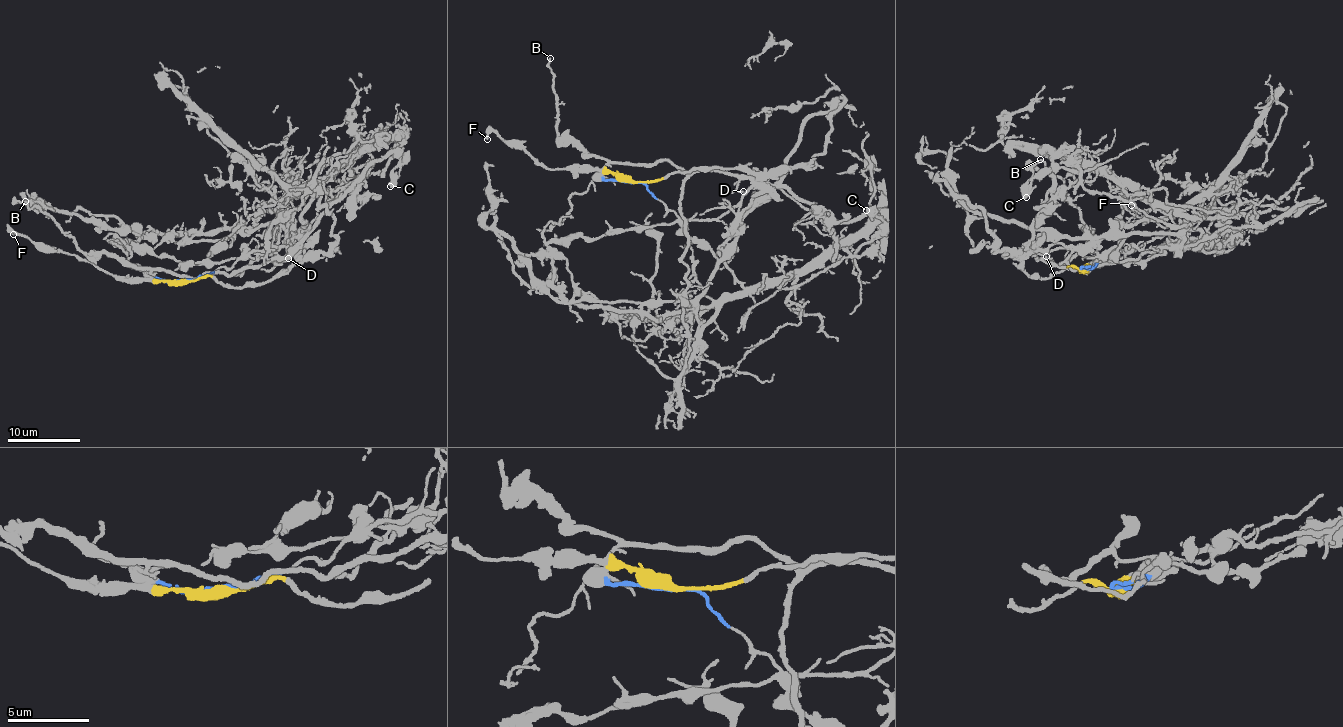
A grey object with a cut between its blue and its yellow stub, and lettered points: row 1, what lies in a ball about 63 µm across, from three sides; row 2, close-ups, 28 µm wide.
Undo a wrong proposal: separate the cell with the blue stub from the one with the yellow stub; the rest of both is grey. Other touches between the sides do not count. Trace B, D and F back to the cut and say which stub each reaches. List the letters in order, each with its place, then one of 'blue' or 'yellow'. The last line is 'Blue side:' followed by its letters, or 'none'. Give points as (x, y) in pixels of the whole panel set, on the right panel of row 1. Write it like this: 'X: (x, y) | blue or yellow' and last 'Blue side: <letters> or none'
B: (1040, 159) | yellow
D: (1046, 256) | yellow
F: (1131, 205) | yellow
Blue side: none

